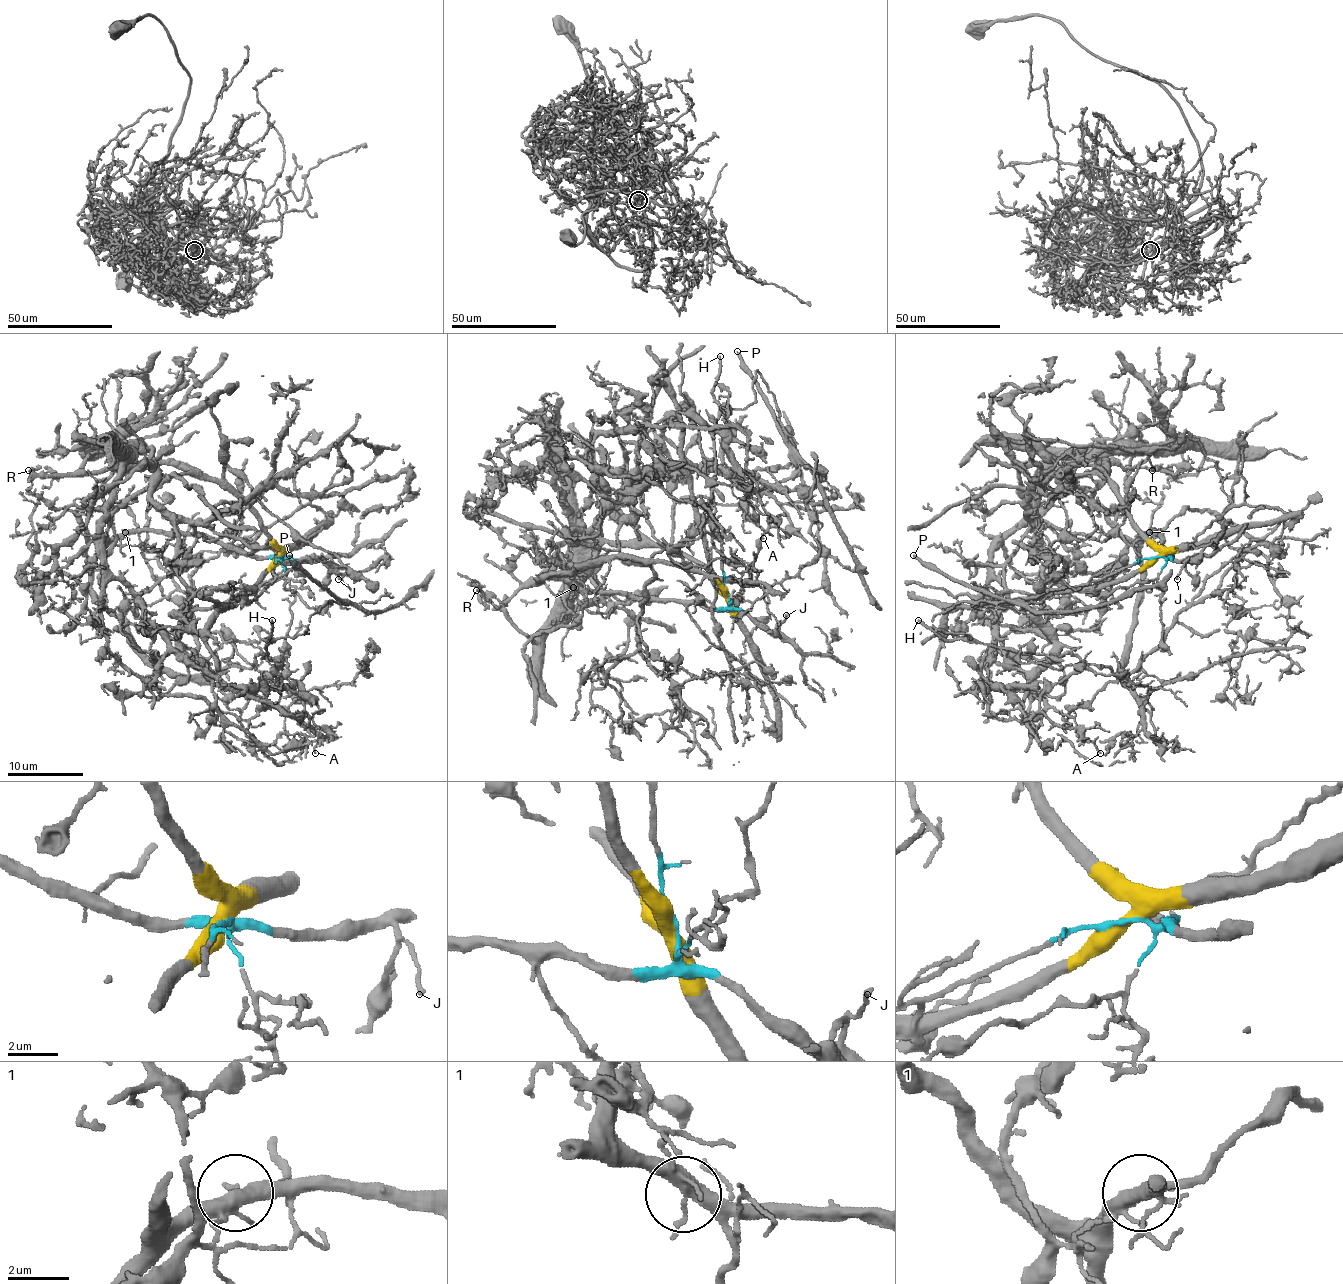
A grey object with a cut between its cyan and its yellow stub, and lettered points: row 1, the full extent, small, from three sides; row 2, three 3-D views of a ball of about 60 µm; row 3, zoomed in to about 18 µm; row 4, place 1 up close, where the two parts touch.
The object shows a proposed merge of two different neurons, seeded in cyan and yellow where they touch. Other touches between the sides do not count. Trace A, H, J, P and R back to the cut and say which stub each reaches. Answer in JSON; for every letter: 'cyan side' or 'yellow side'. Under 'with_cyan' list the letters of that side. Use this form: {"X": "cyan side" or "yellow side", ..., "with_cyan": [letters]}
{"A": "yellow side", "H": "cyan side", "J": "cyan side", "P": "cyan side", "R": "yellow side", "with_cyan": ["H", "J", "P"]}

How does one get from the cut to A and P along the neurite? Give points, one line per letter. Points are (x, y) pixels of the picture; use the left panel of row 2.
A: (280, 556), (171, 632), (137, 629), (238, 691), (302, 695), (316, 752)
P: (280, 556), (124, 532), (97, 556), (92, 593), (173, 672), (249, 668), (337, 600), (289, 555)

